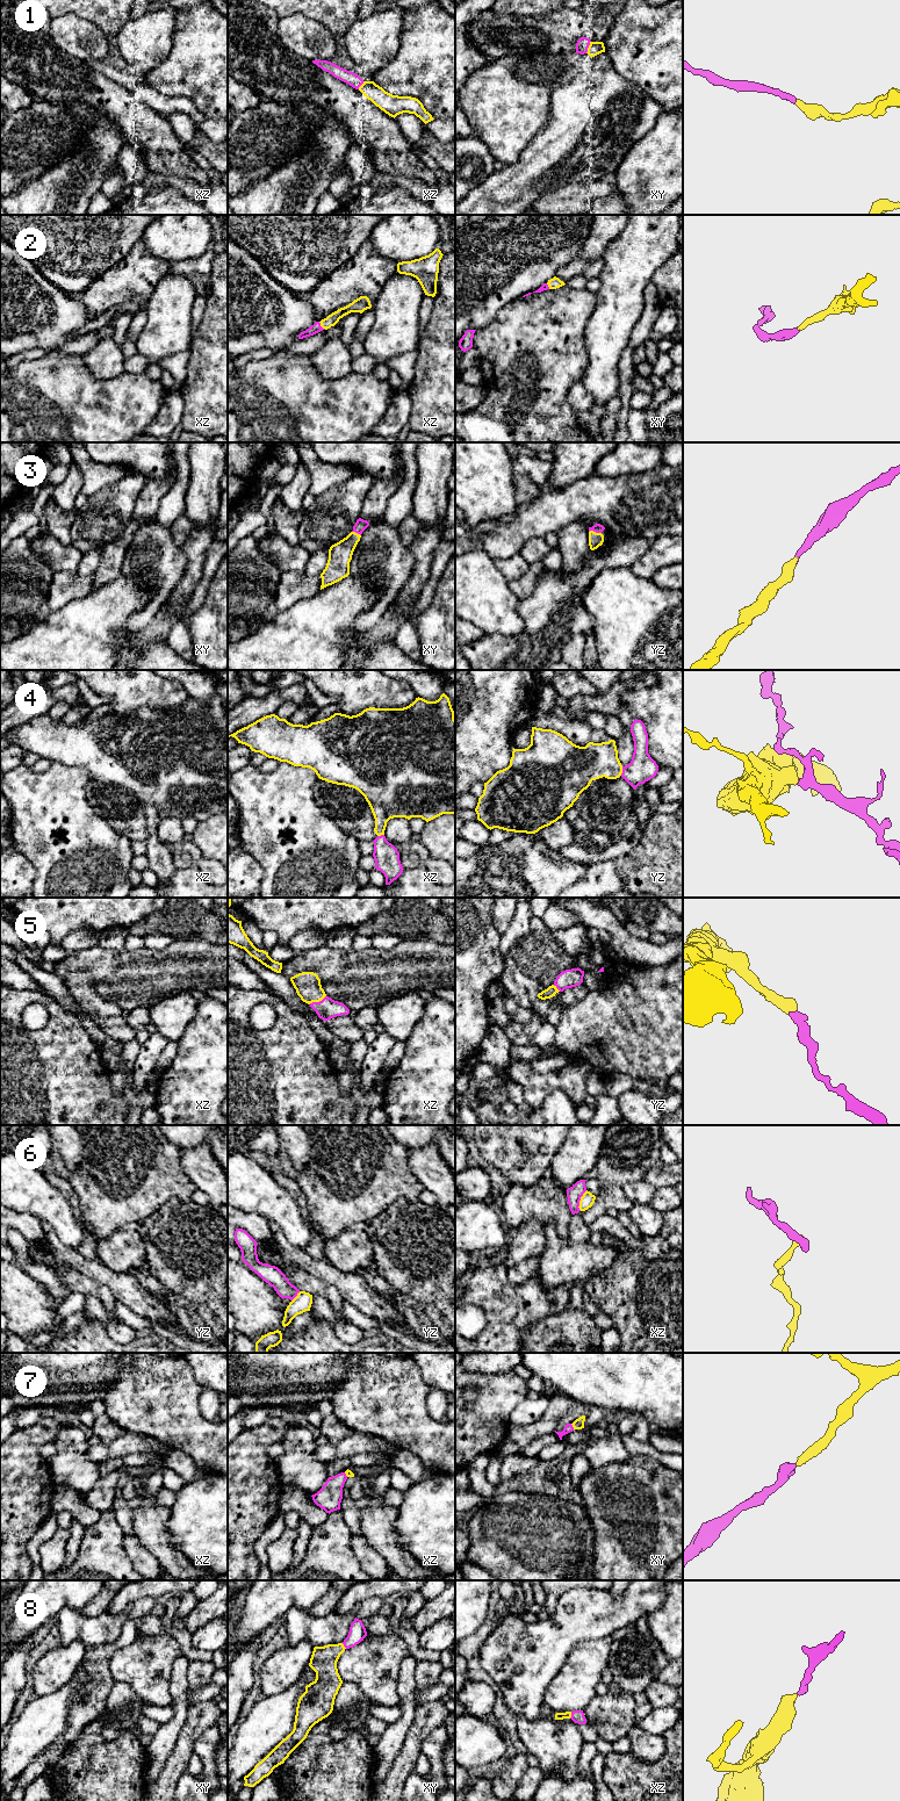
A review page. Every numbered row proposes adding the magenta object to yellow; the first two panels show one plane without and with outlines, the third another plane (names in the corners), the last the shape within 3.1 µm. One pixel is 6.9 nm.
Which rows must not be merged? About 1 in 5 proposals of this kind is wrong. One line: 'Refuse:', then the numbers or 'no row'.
Refuse: 6

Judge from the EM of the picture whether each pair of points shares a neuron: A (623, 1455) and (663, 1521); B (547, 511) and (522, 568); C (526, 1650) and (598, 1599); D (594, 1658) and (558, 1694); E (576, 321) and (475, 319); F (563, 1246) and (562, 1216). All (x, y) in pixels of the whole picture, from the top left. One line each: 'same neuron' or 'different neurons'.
A: different neurons
B: different neurons
C: same neuron
D: same neuron
E: different neurons
F: different neurons

